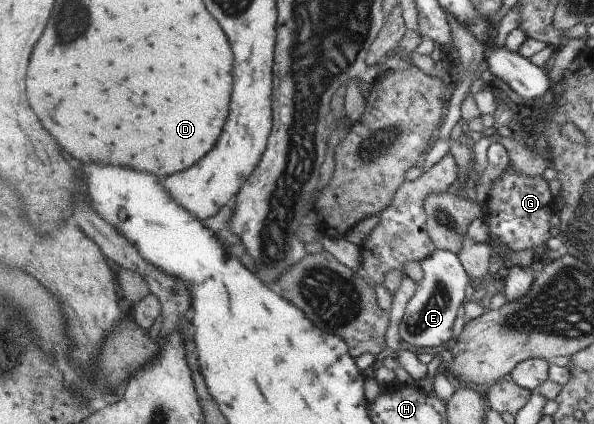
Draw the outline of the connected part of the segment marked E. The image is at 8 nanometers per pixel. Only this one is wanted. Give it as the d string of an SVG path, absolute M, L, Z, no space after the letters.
M437 248L433 256L428 256L421 262L425 276L416 284L417 292L411 298L411 306L403 316L403 322L398 330L399 338L404 347L416 350L417 348L439 348L453 338L455 320L459 316L459 308L465 304L470 295L469 276L463 268L459 256L449 250Z

